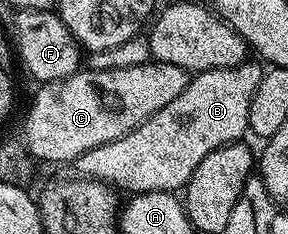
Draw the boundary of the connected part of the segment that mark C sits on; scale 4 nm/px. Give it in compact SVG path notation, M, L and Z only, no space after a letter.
M149 60L147 64L112 70L84 67L66 79L43 82L24 117L24 146L40 161L75 162L86 151L138 128L166 103L174 103L186 91L189 80L188 70Z

